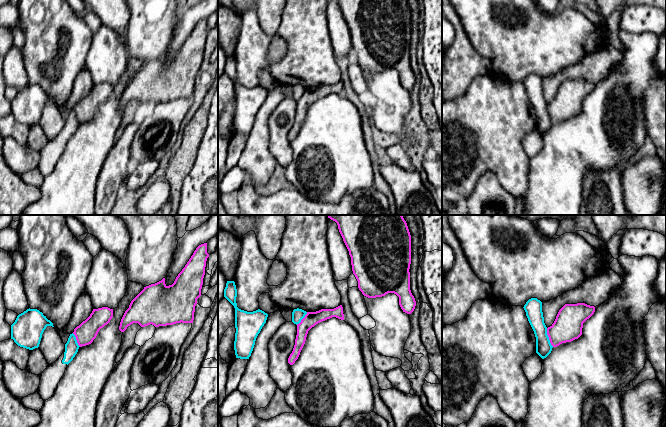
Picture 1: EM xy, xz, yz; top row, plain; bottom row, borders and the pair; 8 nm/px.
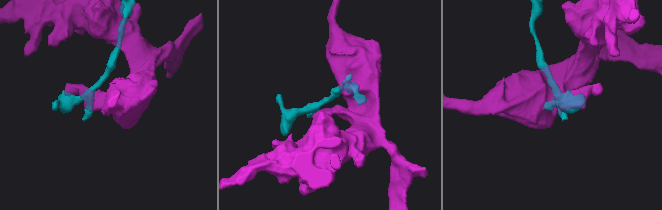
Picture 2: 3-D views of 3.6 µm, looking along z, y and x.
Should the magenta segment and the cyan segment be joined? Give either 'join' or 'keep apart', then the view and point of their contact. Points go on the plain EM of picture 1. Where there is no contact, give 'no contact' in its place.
keep apart | yz (548, 112)

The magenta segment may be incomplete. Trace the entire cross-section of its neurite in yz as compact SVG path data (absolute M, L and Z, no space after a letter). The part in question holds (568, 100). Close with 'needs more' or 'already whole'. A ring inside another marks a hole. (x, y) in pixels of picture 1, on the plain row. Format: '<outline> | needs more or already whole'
M585 79L565 80L558 88L554 99L547 104L553 123L571 118L582 111L583 99L595 88L595 83Z | already whole

